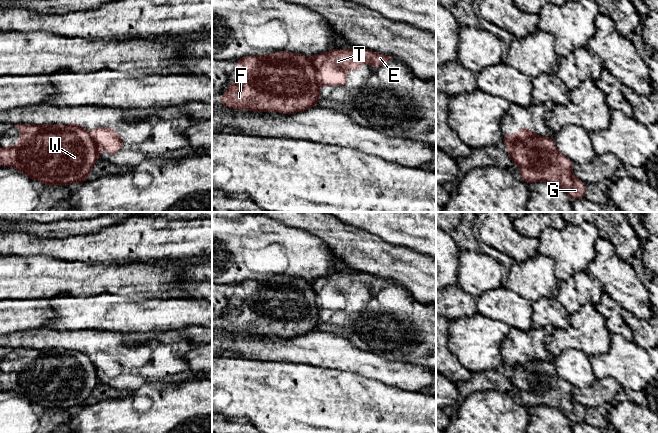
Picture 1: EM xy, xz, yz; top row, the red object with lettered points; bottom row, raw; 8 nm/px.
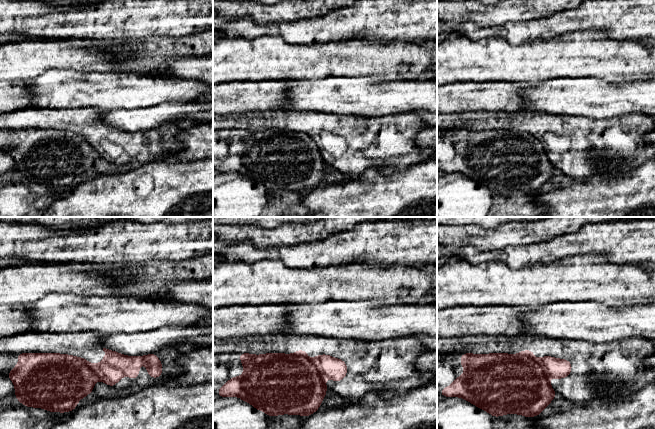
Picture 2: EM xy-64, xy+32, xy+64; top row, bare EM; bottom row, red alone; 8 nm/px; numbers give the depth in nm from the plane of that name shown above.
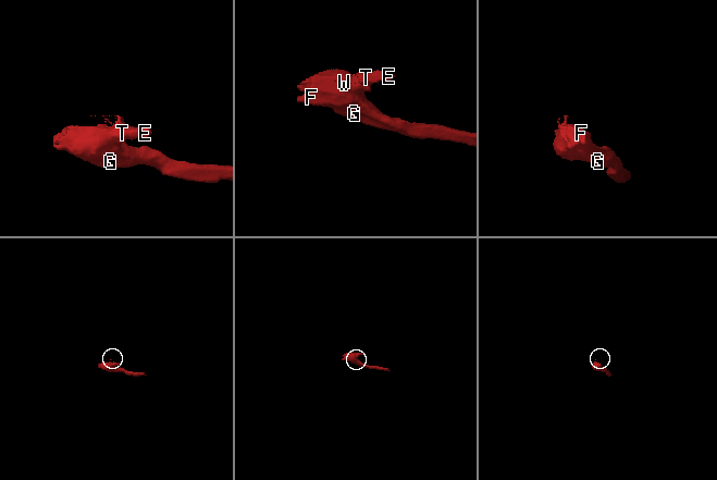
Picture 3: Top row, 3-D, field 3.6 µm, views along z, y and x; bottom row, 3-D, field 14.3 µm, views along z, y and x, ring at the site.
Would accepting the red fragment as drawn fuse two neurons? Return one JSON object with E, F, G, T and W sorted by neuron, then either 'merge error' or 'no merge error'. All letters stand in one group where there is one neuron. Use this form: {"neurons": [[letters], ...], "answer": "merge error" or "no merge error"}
{"neurons": [["E", "T"], ["F", "G", "W"]], "answer": "merge error"}

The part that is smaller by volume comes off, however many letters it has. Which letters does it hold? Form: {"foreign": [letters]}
{"foreign": ["E", "T"]}

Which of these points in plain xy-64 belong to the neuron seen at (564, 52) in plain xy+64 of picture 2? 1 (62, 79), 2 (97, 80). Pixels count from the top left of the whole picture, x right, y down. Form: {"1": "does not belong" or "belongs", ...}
{"1": "does not belong", "2": "does not belong"}

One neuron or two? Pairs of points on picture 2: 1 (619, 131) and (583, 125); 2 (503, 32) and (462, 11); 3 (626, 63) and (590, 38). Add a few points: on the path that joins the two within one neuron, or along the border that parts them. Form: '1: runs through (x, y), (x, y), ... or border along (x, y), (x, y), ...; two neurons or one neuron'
1: runs through (610, 128), (607, 126), (592, 126); one neuron
2: border along (470, 20), (482, 27), (492, 27), (513, 21); two neurons
3: runs through (617, 57), (609, 57), (599, 47); one neuron

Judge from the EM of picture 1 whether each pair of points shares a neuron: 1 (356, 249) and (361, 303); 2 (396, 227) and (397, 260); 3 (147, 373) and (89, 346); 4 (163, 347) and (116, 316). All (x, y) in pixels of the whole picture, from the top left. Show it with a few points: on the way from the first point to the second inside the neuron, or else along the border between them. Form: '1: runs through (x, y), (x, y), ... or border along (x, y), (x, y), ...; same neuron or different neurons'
1: border along (354, 271), (381, 277); different neurons
2: border along (376, 235), (386, 242), (420, 252); different neurons
3: runs through (133, 366), (125, 366), (103, 348); same neuron
4: border along (182, 329), (161, 333); different neurons

